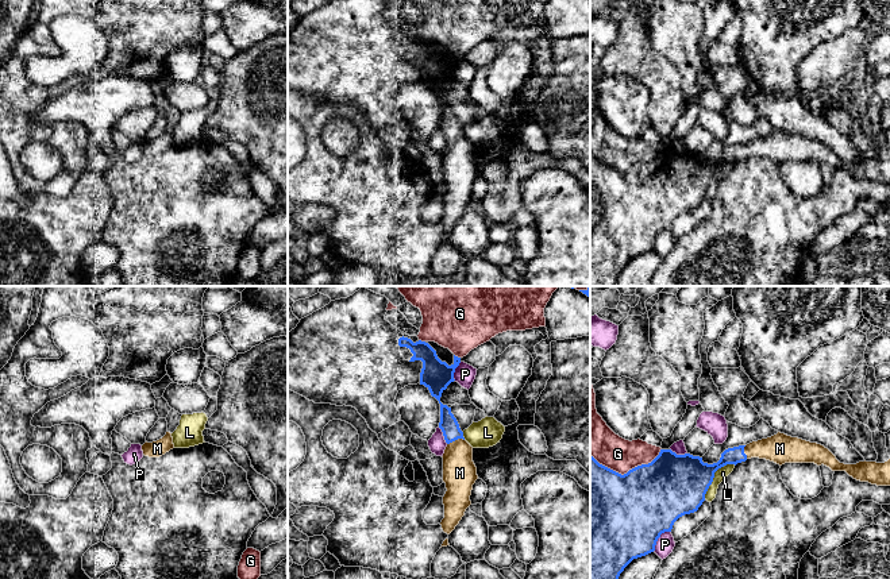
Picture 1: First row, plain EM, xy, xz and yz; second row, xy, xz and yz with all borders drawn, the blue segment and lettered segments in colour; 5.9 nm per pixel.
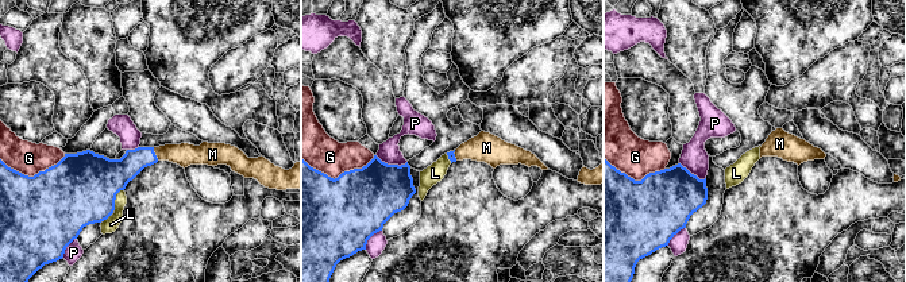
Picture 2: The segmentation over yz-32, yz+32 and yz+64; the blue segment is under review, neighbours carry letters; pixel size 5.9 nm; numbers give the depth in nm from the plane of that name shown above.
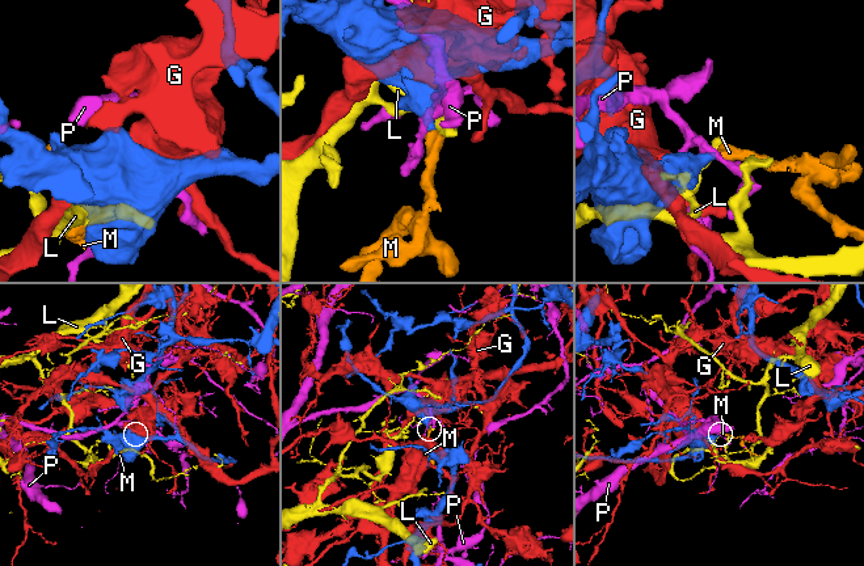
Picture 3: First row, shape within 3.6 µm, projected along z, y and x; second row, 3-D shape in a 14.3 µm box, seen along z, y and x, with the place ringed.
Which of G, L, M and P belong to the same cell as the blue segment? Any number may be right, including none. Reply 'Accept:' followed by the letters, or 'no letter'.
Accept: M

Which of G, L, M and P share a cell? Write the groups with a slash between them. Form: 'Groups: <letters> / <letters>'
Groups: G / L / M / P

